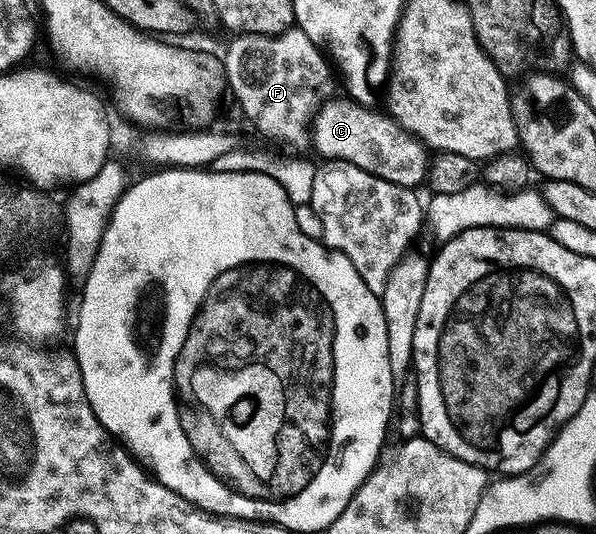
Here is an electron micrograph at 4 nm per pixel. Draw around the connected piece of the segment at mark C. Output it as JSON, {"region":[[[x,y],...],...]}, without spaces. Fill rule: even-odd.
{"region":[[[332,96],[316,110],[309,126],[309,138],[315,141],[315,150],[323,160],[351,162],[357,168],[378,178],[389,180],[408,188],[424,185],[429,165],[429,150],[418,138],[414,138],[395,119],[386,113],[371,110],[370,105],[356,102],[350,97]]]}

